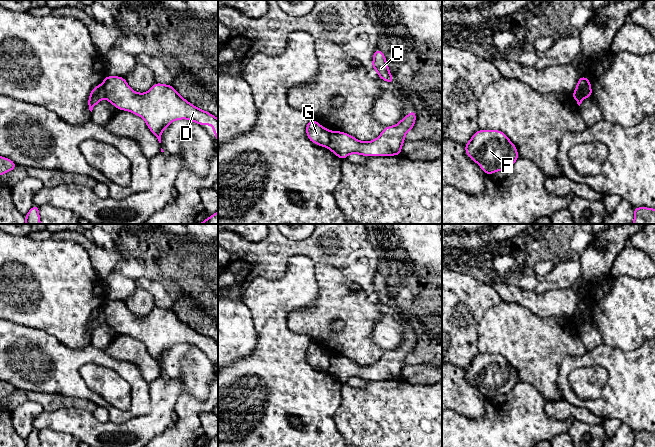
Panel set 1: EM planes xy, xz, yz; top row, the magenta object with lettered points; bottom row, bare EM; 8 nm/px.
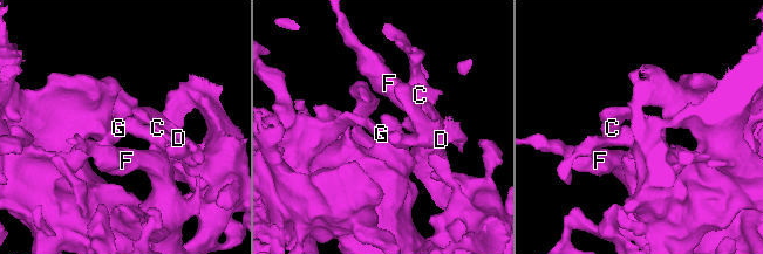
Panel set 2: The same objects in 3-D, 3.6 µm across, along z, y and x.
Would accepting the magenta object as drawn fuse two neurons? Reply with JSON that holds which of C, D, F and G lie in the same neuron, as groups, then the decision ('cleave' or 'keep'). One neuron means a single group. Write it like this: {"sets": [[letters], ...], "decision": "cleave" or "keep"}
{"sets": [["C", "D", "F"], ["G"]], "decision": "cleave"}

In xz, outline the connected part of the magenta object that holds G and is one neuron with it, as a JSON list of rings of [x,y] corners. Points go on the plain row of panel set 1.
[[[311,343],[306,348],[307,362],[316,369],[327,371],[330,366],[330,354]]]

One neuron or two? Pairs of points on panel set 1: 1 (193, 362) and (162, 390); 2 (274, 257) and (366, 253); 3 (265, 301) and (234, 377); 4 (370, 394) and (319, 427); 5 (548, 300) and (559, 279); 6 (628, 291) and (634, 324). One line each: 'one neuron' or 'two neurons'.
1: one neuron
2: one neuron
3: one neuron
4: two neurons
5: two neurons
6: one neuron

